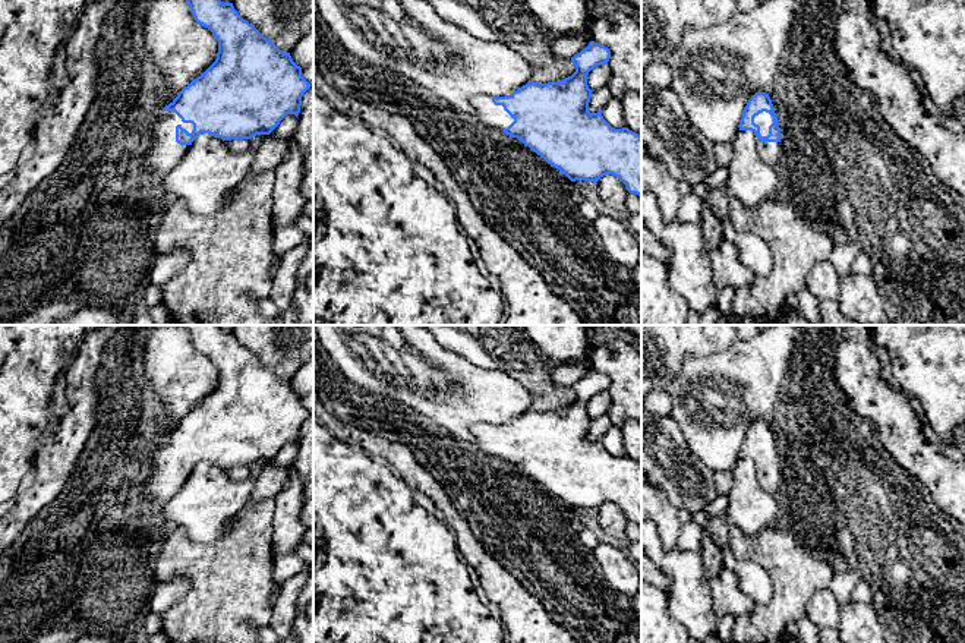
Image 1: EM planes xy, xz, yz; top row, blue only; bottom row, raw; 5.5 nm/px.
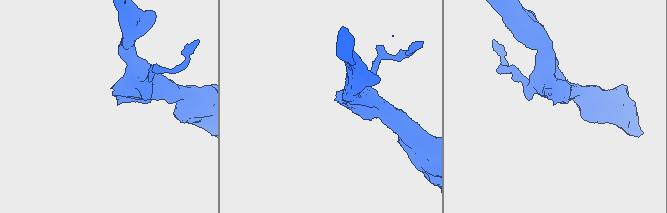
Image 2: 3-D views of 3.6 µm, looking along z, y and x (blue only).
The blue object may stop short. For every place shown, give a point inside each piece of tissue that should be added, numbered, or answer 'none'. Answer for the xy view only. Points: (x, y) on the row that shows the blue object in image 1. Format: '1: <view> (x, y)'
1: xy (164, 153)

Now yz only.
1: yz (763, 119)

